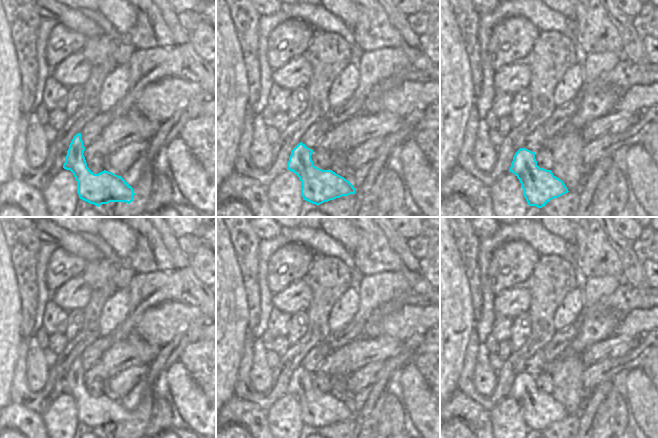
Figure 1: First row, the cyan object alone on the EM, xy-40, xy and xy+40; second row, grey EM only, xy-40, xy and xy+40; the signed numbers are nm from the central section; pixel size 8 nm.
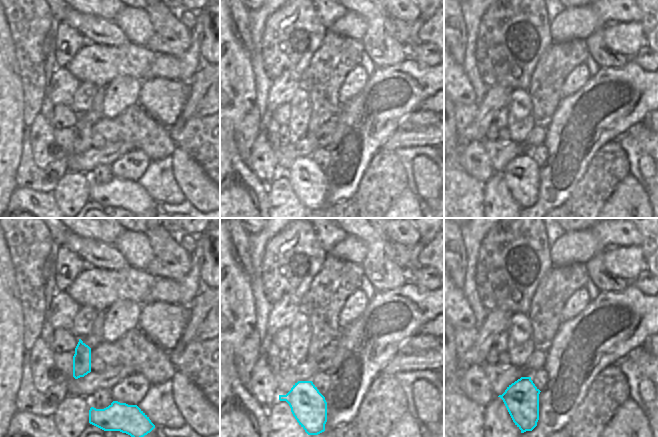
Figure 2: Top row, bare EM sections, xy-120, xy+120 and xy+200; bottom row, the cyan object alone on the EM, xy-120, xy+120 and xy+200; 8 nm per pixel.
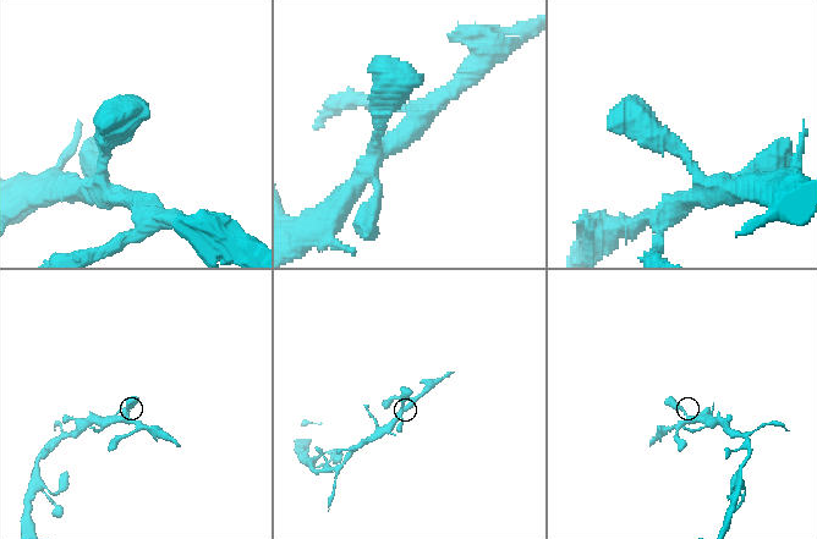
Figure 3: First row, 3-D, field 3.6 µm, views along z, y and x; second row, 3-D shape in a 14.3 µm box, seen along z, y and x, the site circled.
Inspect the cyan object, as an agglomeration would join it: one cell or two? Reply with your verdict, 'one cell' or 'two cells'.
one cell

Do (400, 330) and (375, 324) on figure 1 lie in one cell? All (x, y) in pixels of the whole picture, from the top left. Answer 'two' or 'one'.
two

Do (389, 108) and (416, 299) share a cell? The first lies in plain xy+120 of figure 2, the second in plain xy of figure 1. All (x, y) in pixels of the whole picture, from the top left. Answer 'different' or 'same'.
same

